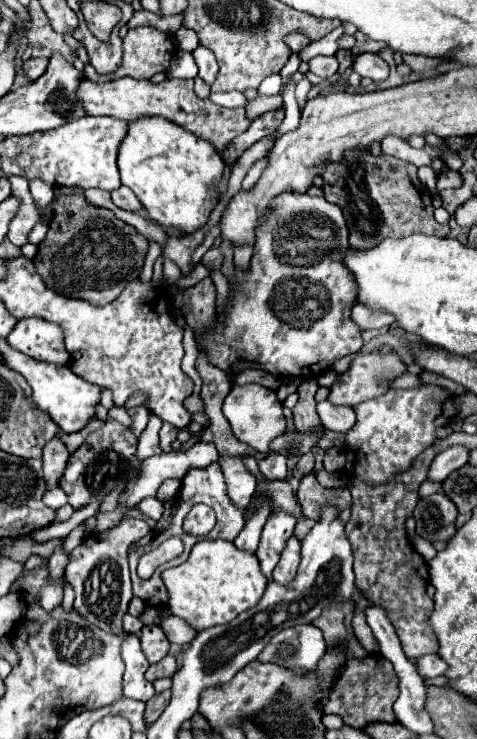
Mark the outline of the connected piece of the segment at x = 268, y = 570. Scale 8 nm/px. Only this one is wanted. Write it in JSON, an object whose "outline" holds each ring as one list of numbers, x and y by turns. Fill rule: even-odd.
{"outline":[[274,510,268,516,268,522,262,530,260,544,256,550,256,556,260,560,260,570,264,572,264,576,268,576,268,580,272,580,272,570,278,564,286,540,294,534,294,524,296,518,282,510]]}

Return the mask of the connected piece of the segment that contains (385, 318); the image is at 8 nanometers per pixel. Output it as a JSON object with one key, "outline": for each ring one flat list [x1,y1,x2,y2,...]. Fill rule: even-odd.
{"outline":[[356,304,352,308,352,318,354,322,362,328,362,330,368,330,368,328,384,328,384,326,390,326,394,322,394,316,390,312,382,312,382,310,370,310,366,308,366,304]]}

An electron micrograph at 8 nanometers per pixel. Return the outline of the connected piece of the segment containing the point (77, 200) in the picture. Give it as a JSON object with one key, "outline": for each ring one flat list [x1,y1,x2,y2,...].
{"outline":[[58,196,48,228,32,262,50,290,88,300,94,306,106,306,118,298,130,280,138,278,148,252,148,240,132,226,120,222,114,212,90,206,84,196]]}

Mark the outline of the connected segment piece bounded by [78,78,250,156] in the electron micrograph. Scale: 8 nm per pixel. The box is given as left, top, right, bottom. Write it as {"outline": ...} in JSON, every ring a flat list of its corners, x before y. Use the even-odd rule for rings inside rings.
{"outline":[[120,78,104,84,82,80,78,94,90,116,114,116,126,122,134,122,148,116,162,116,186,128,188,132,196,134,198,138,210,142,220,156,232,144,232,140,238,134,246,132,250,126,250,120,246,118,244,108,222,108,218,104,212,104,208,98,204,100,198,98,194,94,194,80,166,78,160,84,152,84,150,80,134,80,134,78]]}

